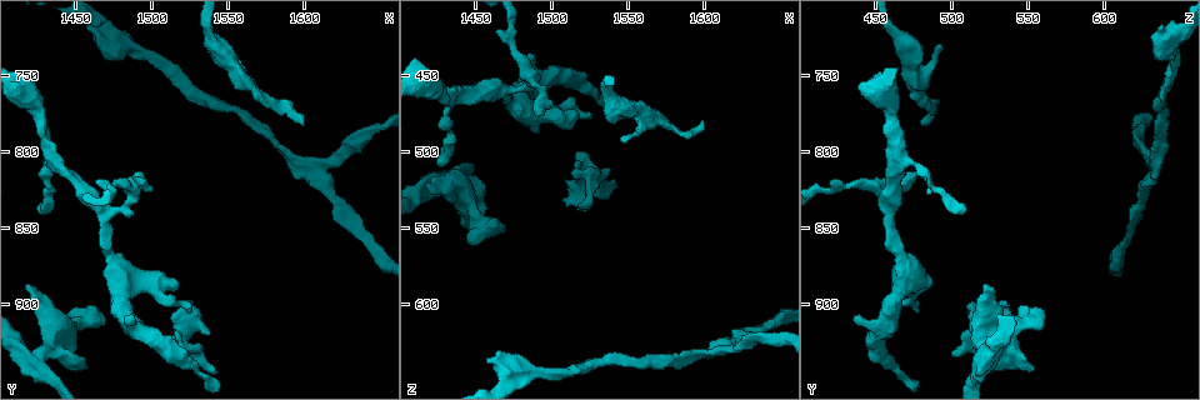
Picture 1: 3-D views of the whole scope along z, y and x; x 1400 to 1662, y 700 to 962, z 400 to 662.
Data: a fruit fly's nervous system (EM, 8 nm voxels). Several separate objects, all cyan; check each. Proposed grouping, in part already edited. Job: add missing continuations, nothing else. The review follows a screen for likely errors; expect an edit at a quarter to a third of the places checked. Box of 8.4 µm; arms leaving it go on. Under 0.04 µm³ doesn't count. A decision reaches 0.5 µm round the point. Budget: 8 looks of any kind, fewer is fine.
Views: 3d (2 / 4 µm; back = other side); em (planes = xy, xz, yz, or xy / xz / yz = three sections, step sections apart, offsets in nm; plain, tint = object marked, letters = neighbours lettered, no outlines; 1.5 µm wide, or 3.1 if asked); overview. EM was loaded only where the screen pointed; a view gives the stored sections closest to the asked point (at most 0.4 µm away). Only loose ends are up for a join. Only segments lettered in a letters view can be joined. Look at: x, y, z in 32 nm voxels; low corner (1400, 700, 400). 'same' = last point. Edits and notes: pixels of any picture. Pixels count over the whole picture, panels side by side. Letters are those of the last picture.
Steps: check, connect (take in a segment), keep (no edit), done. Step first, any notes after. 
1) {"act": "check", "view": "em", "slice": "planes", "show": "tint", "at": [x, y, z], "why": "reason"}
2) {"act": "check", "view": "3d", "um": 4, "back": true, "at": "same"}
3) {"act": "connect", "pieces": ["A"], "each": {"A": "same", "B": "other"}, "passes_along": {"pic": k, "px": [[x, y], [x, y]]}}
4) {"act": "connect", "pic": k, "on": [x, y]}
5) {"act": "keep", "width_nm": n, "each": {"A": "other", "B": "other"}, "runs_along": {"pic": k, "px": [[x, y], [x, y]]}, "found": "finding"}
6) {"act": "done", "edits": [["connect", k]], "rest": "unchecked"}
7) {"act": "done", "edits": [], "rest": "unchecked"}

{"act": "check", "view": "em", "slice": "planes", "show": "tint", "at": [1598, 784, 480], "why": "an open end"}

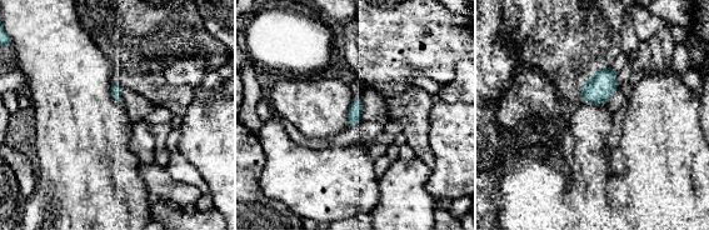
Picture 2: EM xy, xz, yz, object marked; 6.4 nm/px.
{"act": "check", "view": "em", "slice": "planes", "show": "letters", "at": "same"}

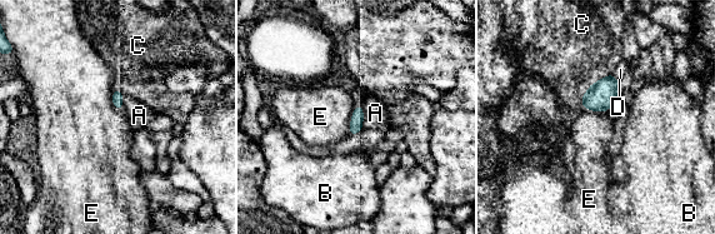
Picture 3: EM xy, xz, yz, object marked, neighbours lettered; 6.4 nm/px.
{"act": "connect", "pieces": ["A"], "each": {"A": "same", "B": "other", "C": "other", "D": "other", "E": "other"}, "found": "the cell continues"}

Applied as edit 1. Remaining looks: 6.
{"act": "check", "view": "overview"}

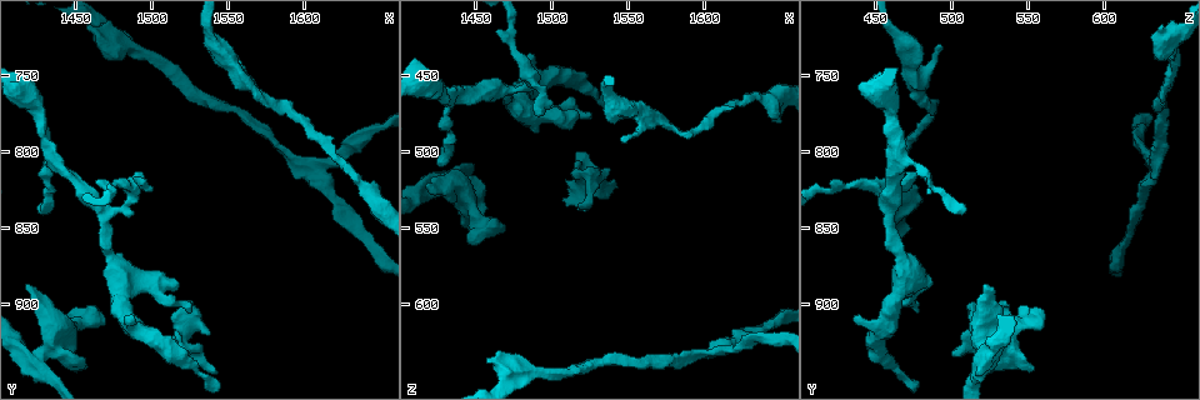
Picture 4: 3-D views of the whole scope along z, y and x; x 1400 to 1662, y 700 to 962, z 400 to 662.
{"act": "check", "view": "3d", "um": 2, "at": [1452, 940, 552], "why": "stops while still wide"}

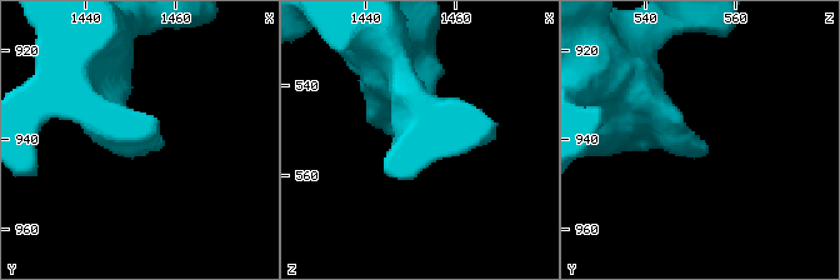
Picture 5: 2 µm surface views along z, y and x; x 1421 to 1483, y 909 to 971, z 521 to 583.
{"act": "check", "view": "em", "slice": "planes", "show": "letters", "at": "same"}

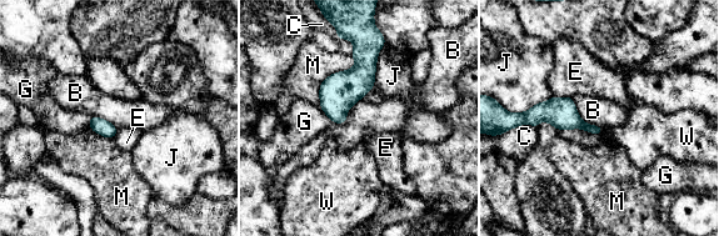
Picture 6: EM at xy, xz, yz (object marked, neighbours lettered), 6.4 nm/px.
{"act": "keep", "longest_contact_nm": ["M", 400], "each": {"B": "other", "C": "other", "E": "other", "G": "other", "J": "other", "M": "other", "W": "other"}, "found": "none of them fits"}

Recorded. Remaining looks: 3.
{"act": "check", "view": "em", "slice": "planes", "show": "letters", "at": [1416, 890, 522], "why": "free end"}

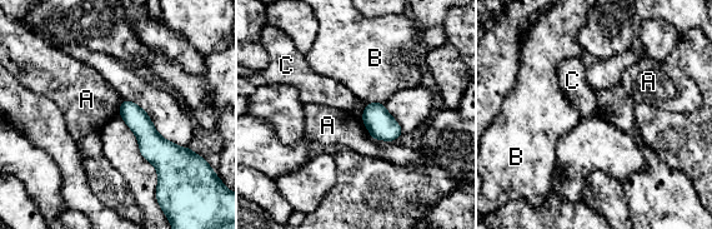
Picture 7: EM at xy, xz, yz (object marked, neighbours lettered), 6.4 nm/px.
{"act": "keep", "longest_contact_nm": ["B", 100], "each": {"A": "other", "B": "other", "C": "other"}, "border": {"pic": 7, "px": [[123, 100], [119, 114]]}, "found": "none of them fits"}

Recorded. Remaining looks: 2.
{"act": "done", "edits": [["connect", 3]], "rest": "unchecked"}

